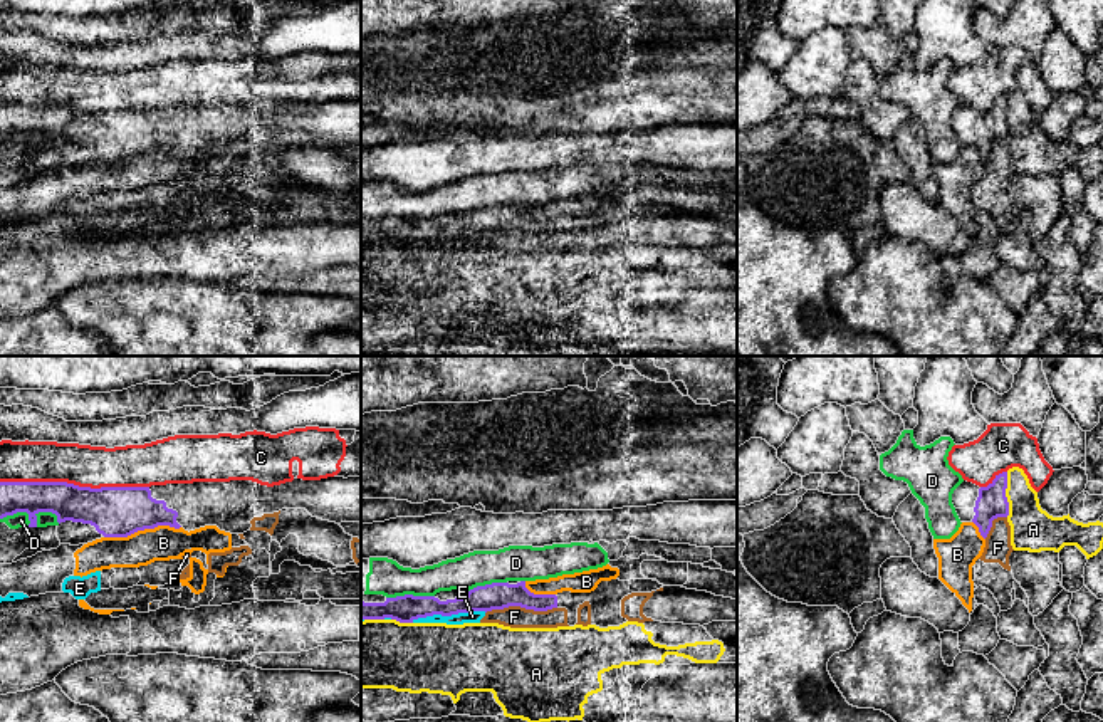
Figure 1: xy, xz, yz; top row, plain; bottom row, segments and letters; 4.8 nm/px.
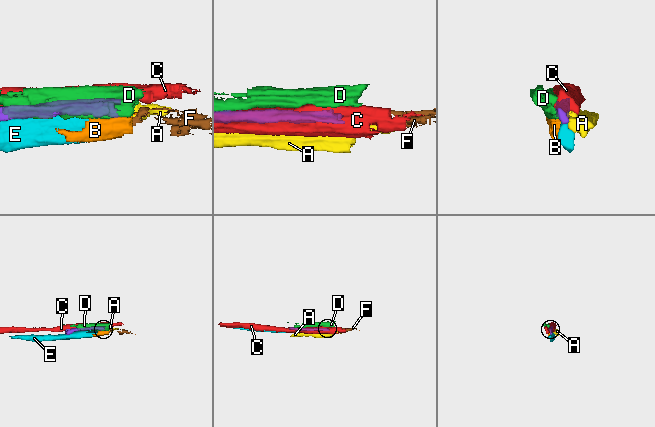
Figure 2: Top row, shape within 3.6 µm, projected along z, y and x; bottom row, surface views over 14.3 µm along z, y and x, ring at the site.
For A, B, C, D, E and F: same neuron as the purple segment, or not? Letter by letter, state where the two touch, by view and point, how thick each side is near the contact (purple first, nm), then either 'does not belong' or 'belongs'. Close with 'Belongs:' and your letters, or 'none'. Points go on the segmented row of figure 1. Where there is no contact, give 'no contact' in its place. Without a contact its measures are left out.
A: contact yz (1004, 494); calibres 140 and 220 nm; does not belong
B: contact xy (141, 529); calibres 240 and 170 nm; does not belong
C: contact xy (73, 484); calibres 240 and 200 nm; does not belong
D: contact xz (410, 595); calibres 130 and 170 nm; does not belong
E: contact xz (449, 615); calibres 130 and 60 nm; does not belong
F: contact xz (521, 606); calibres 130 and 110 nm; does not belong
Belongs: none

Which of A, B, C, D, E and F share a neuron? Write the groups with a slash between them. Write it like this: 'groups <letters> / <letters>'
groups A / B / C / D / E F

